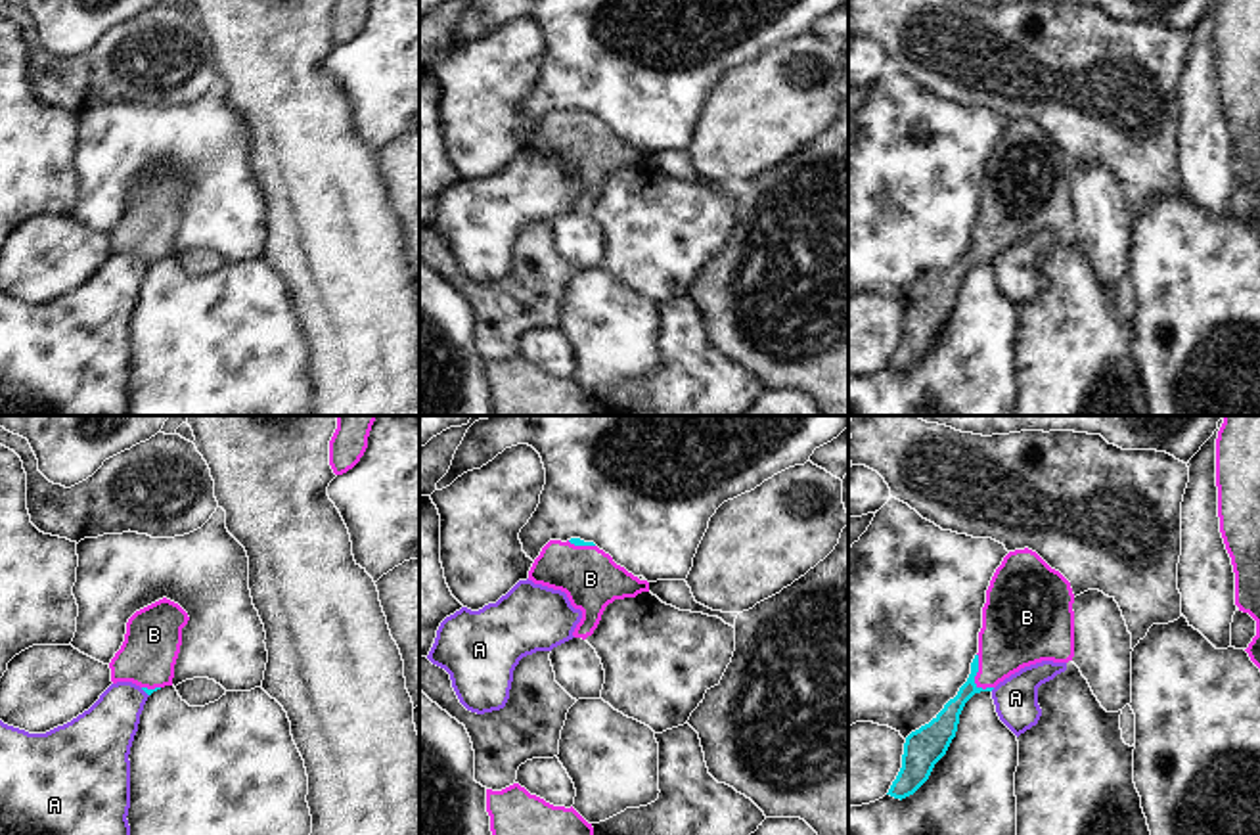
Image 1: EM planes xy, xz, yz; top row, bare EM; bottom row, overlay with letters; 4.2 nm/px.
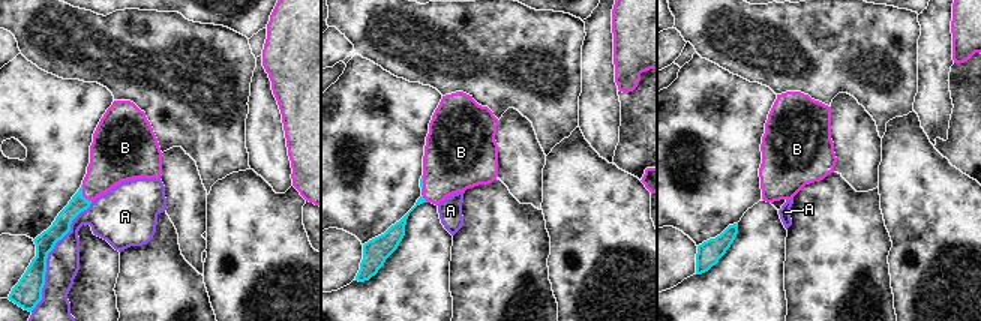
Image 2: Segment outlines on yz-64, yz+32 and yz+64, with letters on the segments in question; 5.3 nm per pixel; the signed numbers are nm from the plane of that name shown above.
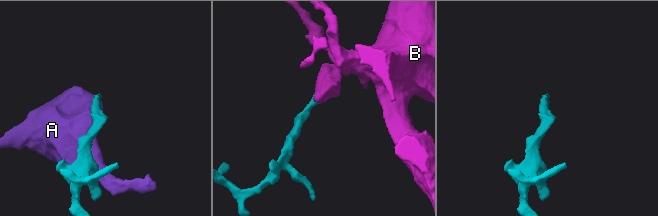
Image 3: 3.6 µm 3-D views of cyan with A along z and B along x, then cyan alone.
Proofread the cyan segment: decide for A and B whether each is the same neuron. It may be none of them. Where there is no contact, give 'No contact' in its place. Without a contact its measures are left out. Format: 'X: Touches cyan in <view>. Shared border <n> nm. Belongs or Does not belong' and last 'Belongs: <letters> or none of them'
A: Touches cyan in xy. Shared border 50 nm. Does not belong
B: Touches cyan in yz. Shared border 170 nm. Belongs
Belongs: B

